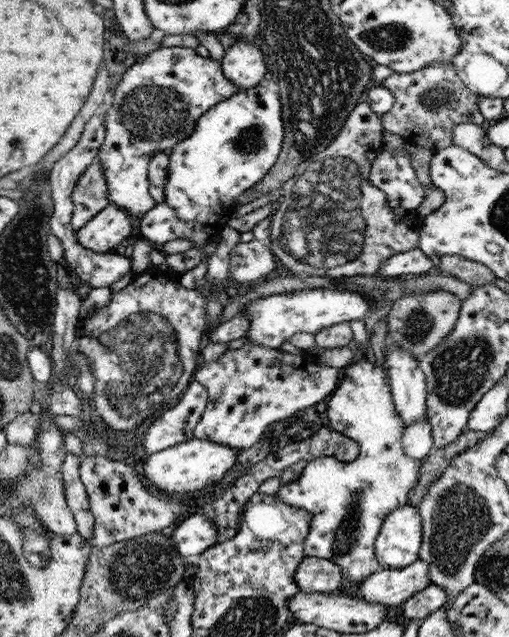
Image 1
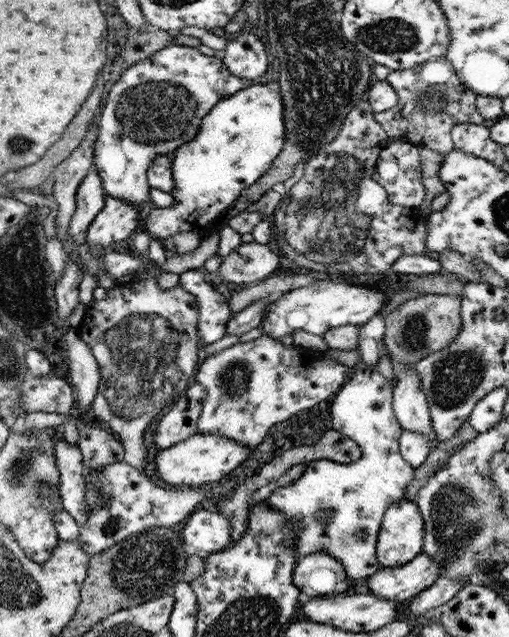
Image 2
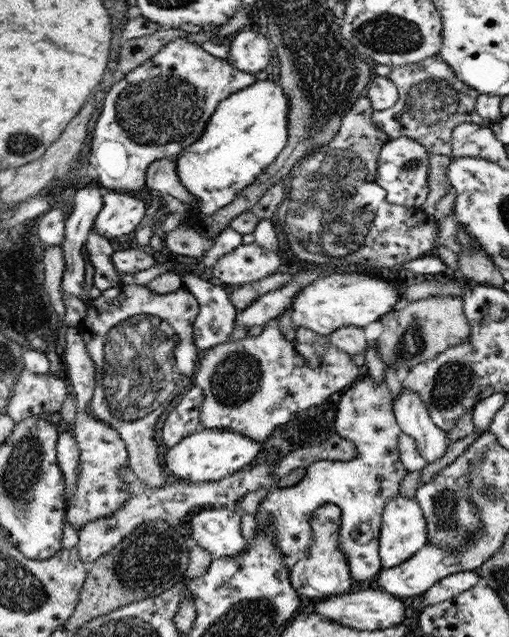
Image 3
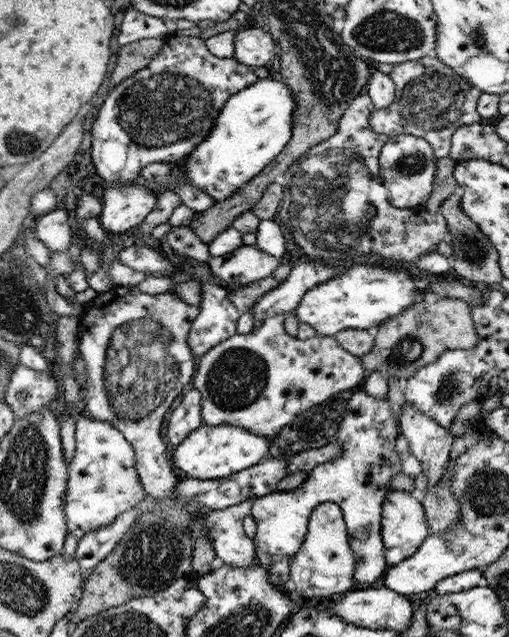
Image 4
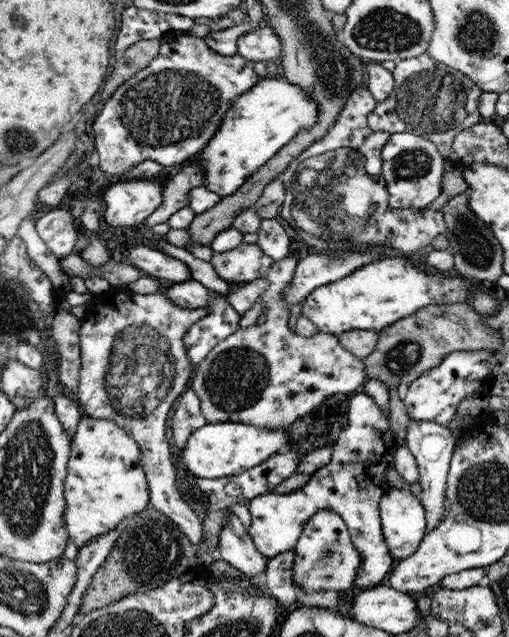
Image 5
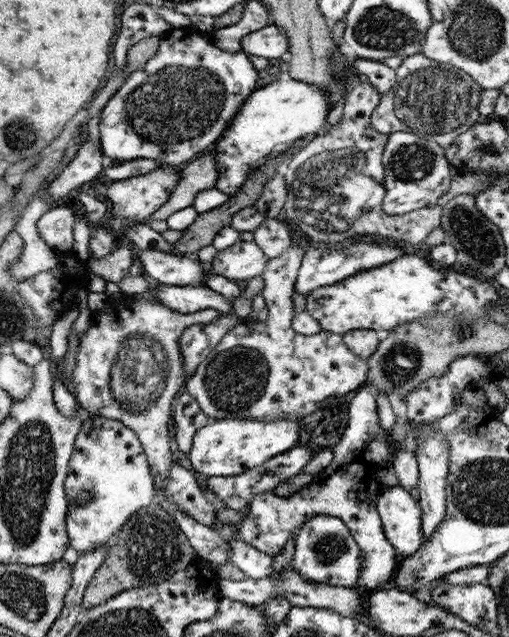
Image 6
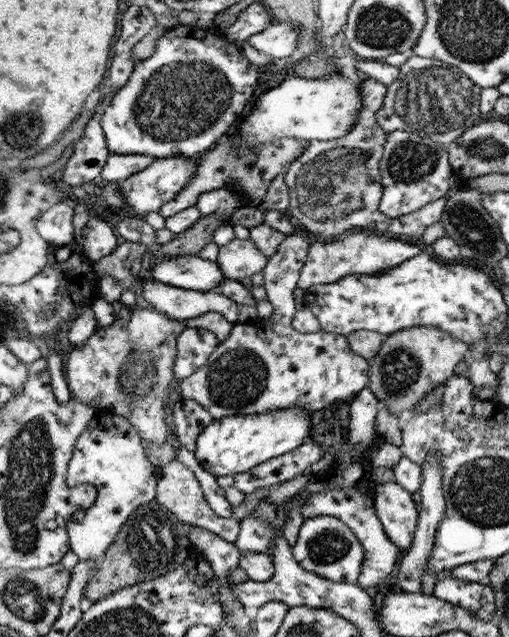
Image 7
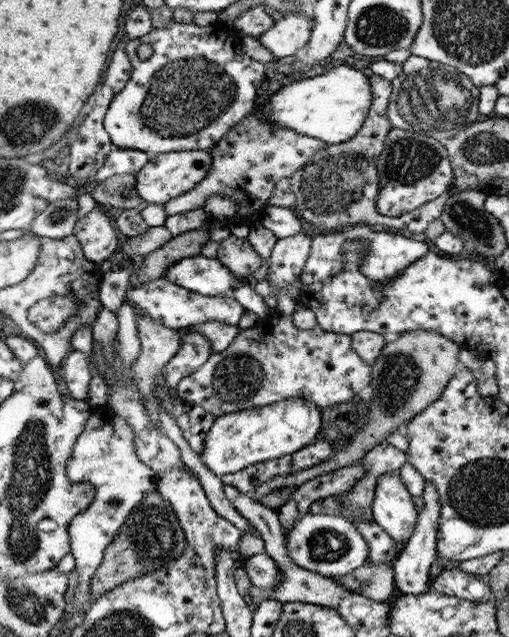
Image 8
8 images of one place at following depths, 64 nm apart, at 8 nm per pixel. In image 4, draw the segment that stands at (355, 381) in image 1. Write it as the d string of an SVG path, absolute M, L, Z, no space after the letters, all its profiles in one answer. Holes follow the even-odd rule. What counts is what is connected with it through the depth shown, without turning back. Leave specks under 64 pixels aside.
M358 386L359 390L353 392L348 398L346 413L343 416L338 430L338 442L342 444L342 455L331 461L318 464L307 473L305 481L297 488L287 491L274 491L270 494L257 497L252 505L251 515L257 521L257 535L253 539L260 550L270 556L282 554L282 556L295 555L302 546L307 535L307 524L312 511L322 503L334 503L341 508L343 519L346 523L348 544L357 557L355 562L355 584L374 584L388 570L384 560L384 543L381 537L381 514L383 500L393 490L391 480L395 474L401 471L401 464L396 451L396 440L399 436L399 426L392 415L390 402L386 397L380 398L371 395L364 386Z

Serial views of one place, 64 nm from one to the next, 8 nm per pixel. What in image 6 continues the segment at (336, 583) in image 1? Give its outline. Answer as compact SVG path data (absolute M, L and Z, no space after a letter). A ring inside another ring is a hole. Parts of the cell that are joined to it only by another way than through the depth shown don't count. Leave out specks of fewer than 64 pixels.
M329 514L312 516L295 535L295 553L291 565L310 583L354 587L361 571L361 552L342 519Z

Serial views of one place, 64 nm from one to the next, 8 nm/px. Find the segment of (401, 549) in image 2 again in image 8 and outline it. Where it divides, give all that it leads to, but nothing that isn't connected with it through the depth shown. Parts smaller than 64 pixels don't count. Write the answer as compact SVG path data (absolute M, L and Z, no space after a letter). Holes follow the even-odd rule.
M398 471L378 478L371 504L373 520L401 546L412 536L417 523L417 507L412 500Z

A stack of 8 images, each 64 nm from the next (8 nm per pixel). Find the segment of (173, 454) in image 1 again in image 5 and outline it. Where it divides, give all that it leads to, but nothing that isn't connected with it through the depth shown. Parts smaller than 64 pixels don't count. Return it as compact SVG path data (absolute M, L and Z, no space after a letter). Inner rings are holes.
M222 421L192 432L180 458L185 470L193 478L217 479L225 476L239 475L264 462L268 457L283 452L290 440L285 428L260 428L256 424L242 424L238 421Z

